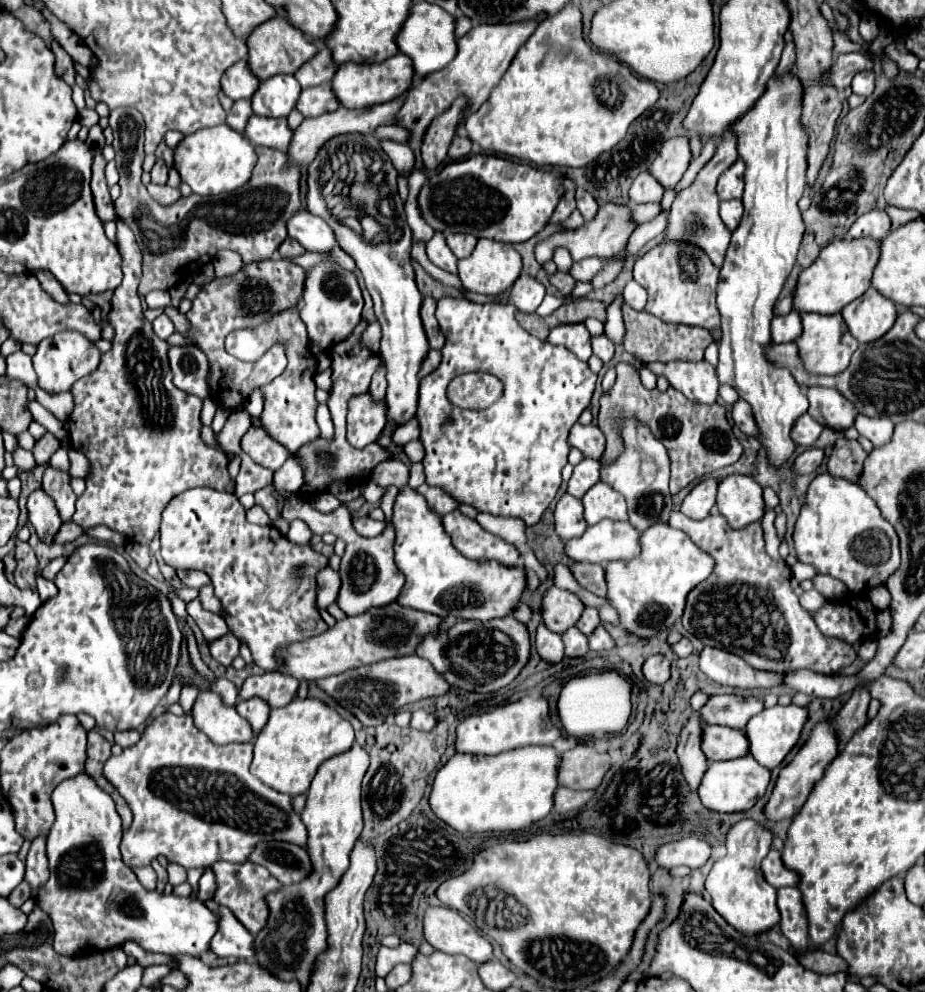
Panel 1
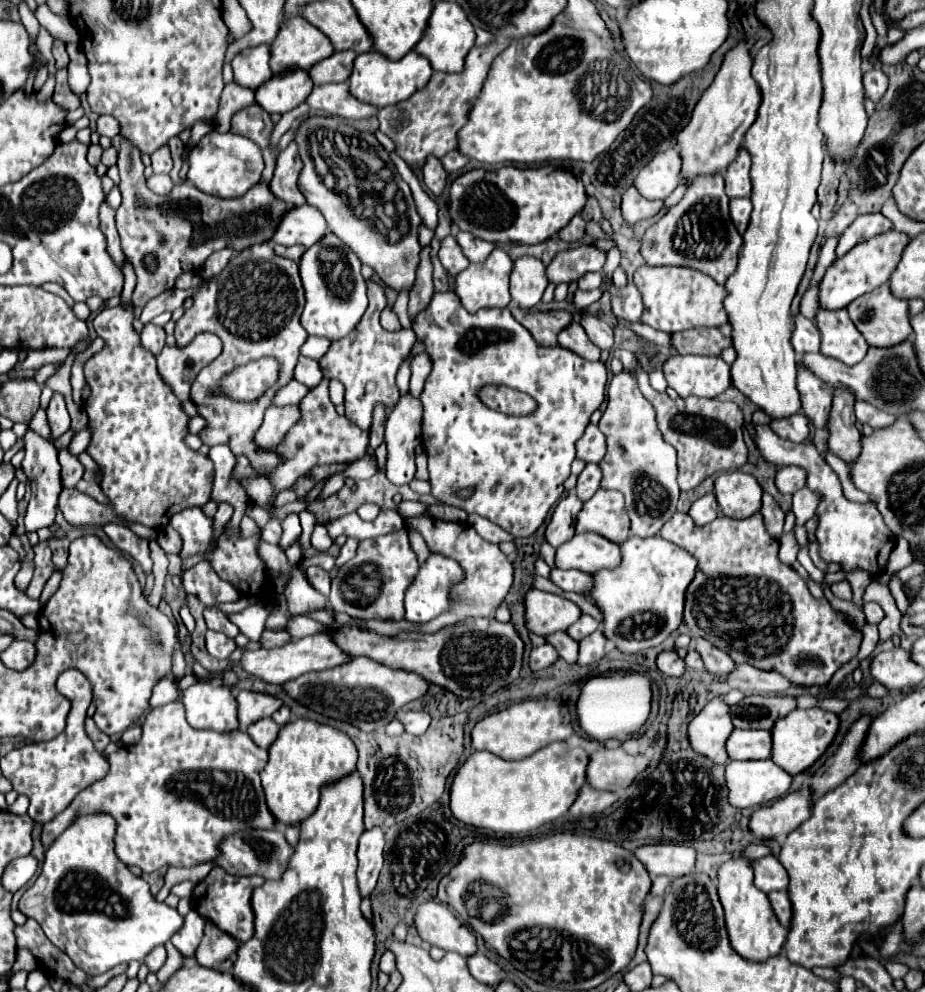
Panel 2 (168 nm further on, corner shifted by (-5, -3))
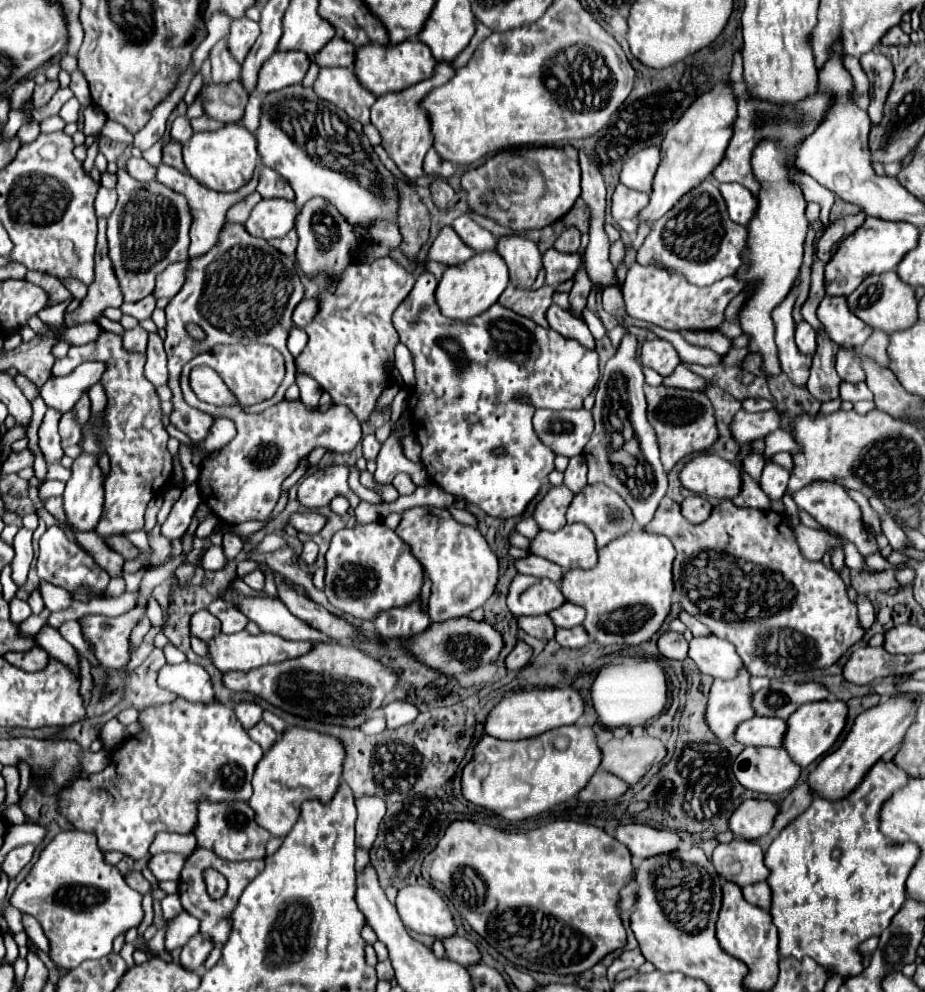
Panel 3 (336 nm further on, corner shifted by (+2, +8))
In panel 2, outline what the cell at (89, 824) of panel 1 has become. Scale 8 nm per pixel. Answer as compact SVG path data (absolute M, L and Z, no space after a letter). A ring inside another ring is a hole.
M92 813L76 817L50 845L38 879L20 899L20 911L26 917L38 921L52 945L66 953L74 965L88 975L106 973L120 963L142 963L150 951L168 943L172 935L184 925L184 917L178 913L178 909L156 901L156 897L150 893L150 885L142 877L136 877L128 865L120 863L114 851L114 835L116 821L112 815Z

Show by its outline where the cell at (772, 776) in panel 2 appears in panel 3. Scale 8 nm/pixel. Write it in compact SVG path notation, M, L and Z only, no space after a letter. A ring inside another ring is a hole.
M747 746L733 762L735 778L749 790L763 794L789 792L799 776L801 766L791 760L785 748Z

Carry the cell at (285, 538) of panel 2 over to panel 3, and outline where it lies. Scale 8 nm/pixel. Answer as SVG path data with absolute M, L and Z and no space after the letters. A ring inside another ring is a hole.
M265 564L260 565L261 571L265 575L265 586L263 591L270 597L276 598L277 597L277 589L274 583L273 573L272 570Z

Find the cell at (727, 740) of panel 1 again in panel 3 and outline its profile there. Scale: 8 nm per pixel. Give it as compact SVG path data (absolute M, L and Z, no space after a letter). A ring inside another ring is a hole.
M755 716L737 728L735 738L745 746L783 746L785 720Z

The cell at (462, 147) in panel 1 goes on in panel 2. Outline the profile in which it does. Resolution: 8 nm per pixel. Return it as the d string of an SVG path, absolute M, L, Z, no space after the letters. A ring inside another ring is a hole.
M450 151L440 161L442 161L442 165L444 165L446 171L460 171L462 167L466 167L468 157L466 155L460 155L460 151Z

